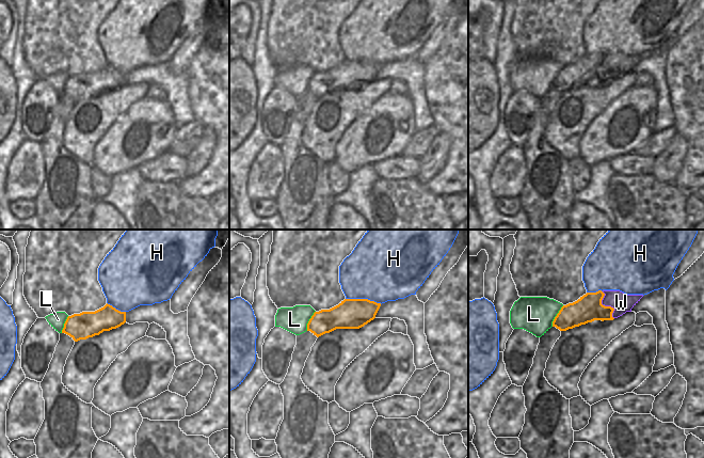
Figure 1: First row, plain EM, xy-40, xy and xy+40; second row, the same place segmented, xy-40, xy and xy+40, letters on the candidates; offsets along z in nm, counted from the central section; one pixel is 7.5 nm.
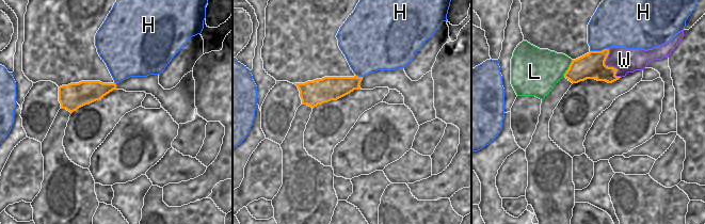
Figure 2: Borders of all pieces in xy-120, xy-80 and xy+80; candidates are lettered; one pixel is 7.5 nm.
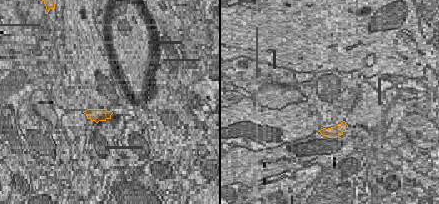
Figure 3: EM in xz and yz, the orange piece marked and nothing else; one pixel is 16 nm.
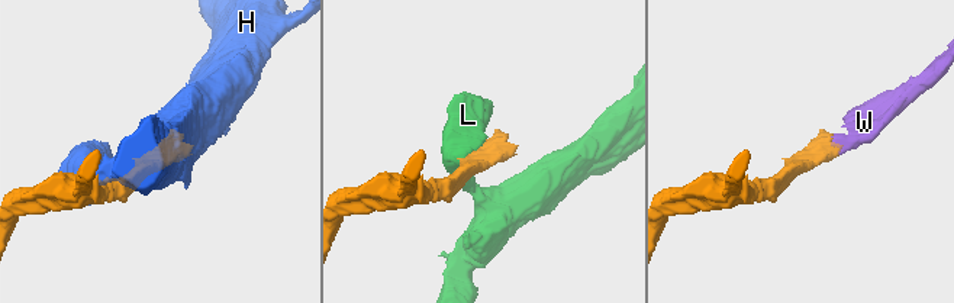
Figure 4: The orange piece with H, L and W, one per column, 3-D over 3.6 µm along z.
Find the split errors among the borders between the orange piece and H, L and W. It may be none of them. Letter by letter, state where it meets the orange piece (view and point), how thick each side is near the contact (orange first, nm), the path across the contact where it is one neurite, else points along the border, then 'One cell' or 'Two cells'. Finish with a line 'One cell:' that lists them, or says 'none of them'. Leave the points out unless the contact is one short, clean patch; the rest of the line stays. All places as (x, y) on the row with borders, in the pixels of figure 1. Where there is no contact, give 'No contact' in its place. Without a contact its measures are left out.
H: Touches orange at xy (364, 299). Thickness 220 nm (orange) against 480 nm. Two cells
L: Touches orange at xy+40 (556, 316). Thickness 200 nm (orange) against 280 nm. Boundary: xy+40 (563, 305), (552, 326). Two cells
W: Touches orange at xy+40 (607, 306). Thickness 200 nm (orange) against 150 nm. Path across: xy+40 (589, 308), (607, 306), (621, 302). One cell
One cell: W

